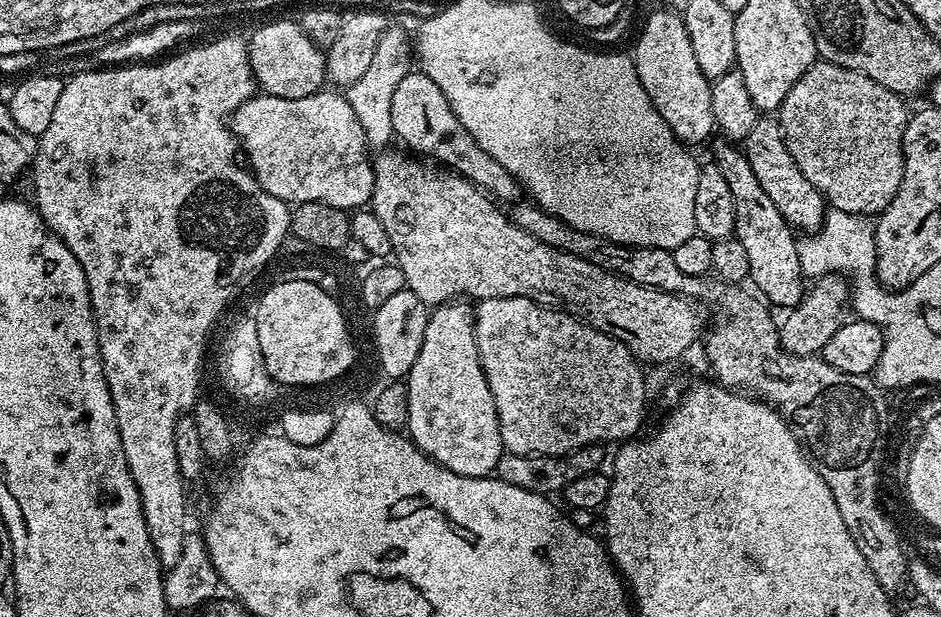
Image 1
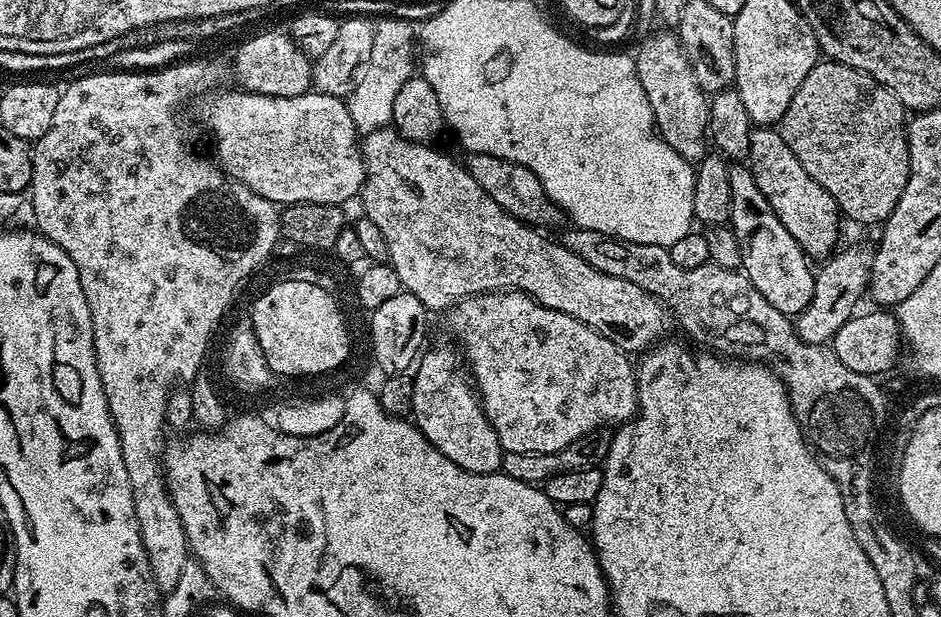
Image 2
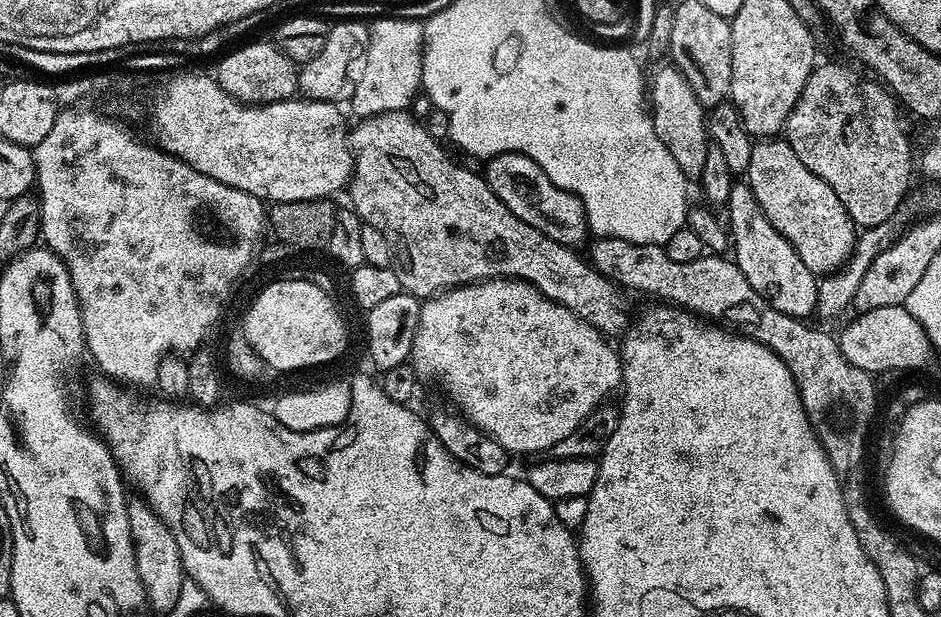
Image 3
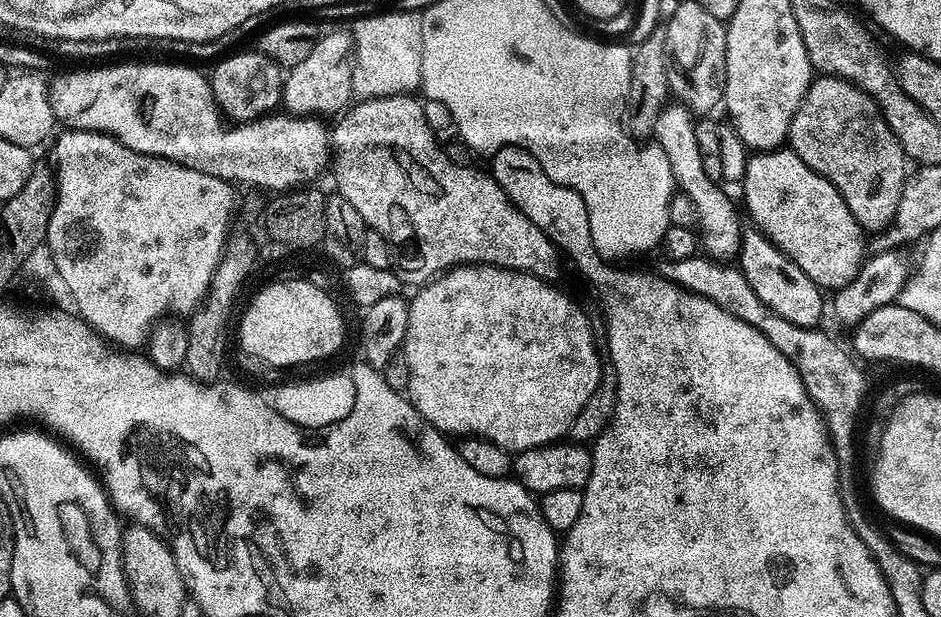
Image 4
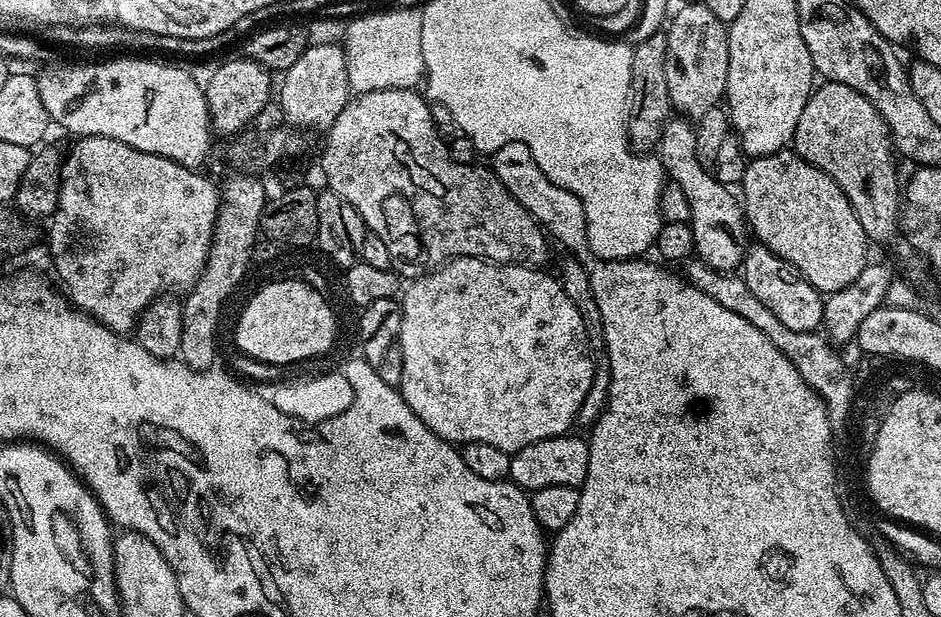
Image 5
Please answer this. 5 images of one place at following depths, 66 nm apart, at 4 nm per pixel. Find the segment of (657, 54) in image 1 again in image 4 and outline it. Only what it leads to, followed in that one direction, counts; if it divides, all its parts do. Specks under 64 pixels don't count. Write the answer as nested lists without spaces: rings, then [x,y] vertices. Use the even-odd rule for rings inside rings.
[[[679,102],[665,103],[657,116],[655,140],[666,154],[666,162],[676,179],[676,187],[683,195],[698,206],[698,236],[702,248],[709,257],[721,262],[735,257],[740,251],[742,223],[732,200],[720,189],[721,185],[706,174],[702,166],[702,150],[698,150],[698,134],[696,133],[697,117],[685,104]]]

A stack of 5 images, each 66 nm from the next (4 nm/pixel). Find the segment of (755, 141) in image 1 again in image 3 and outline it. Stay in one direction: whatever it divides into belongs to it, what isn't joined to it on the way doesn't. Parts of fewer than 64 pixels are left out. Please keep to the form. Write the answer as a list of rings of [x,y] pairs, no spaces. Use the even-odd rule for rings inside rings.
[[[764,138],[753,143],[746,182],[750,190],[754,190],[762,214],[770,218],[770,226],[774,226],[774,230],[798,250],[798,258],[806,262],[806,270],[823,278],[837,272],[850,258],[858,229],[850,214],[846,214],[846,206],[838,202],[838,194],[834,194],[818,174],[802,166],[787,139]]]

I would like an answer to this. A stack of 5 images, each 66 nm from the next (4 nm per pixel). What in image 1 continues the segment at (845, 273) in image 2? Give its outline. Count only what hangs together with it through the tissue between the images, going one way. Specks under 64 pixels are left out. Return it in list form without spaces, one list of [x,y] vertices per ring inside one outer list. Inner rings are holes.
[[[837,274],[834,276],[818,276],[815,277],[816,284],[805,291],[803,298],[794,305],[793,308],[787,309],[785,320],[779,321],[780,329],[780,346],[783,351],[790,356],[815,356],[823,353],[826,342],[830,342],[830,338],[834,338],[834,333],[842,330],[842,326],[847,324],[850,317],[853,315],[852,307],[852,286],[851,283],[843,275]]]

